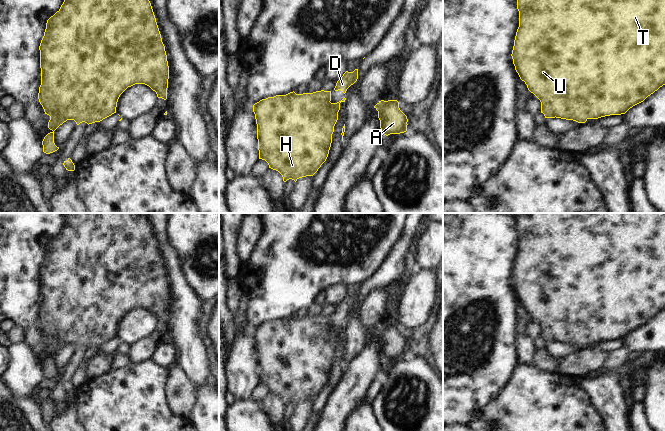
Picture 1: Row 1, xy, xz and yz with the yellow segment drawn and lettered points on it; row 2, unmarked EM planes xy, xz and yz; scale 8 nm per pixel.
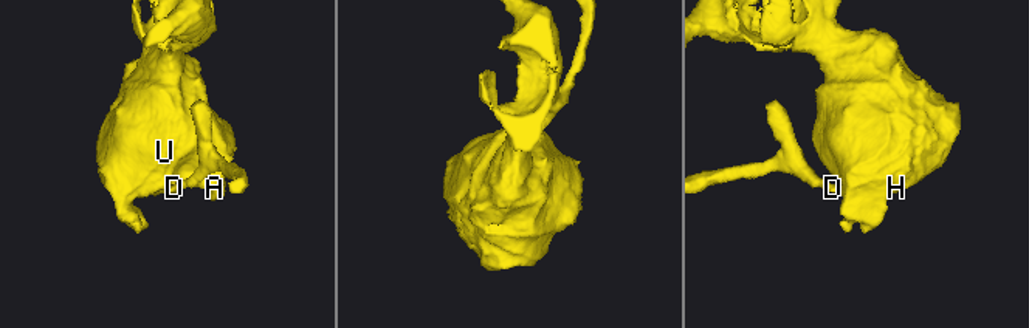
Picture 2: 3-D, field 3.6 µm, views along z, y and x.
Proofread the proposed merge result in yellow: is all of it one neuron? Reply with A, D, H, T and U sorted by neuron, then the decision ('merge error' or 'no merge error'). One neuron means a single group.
A H T U / D | merge error

